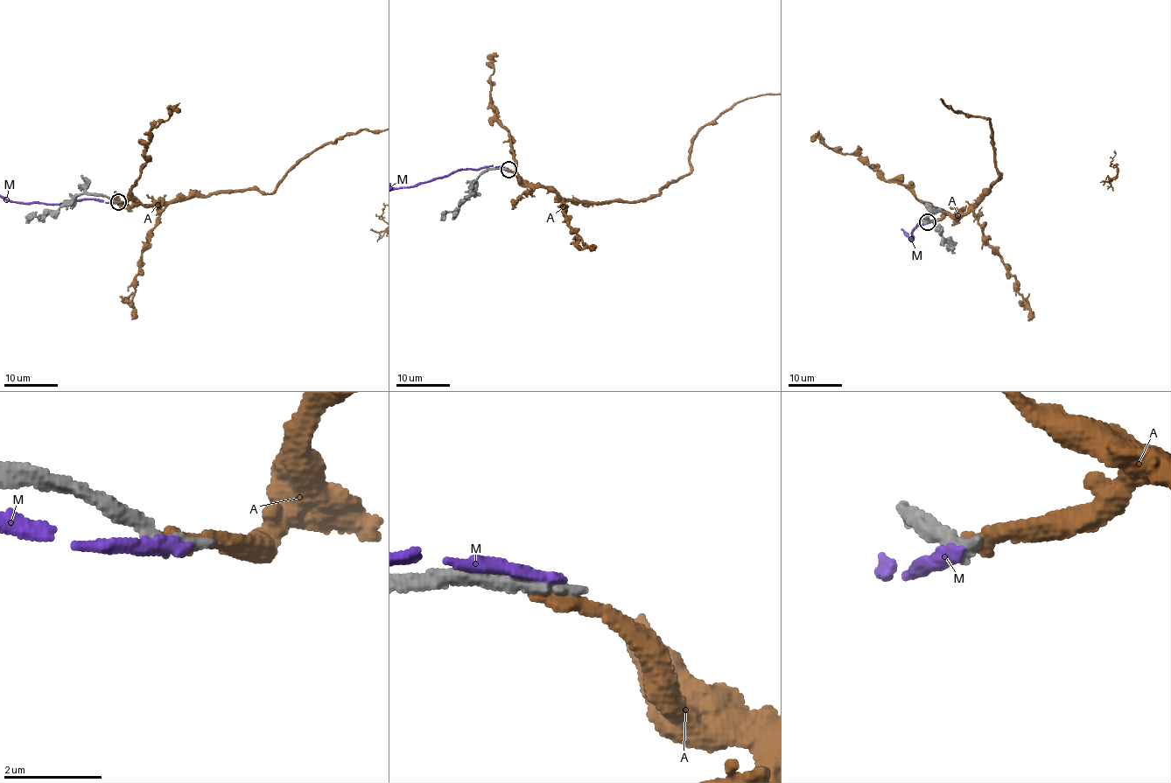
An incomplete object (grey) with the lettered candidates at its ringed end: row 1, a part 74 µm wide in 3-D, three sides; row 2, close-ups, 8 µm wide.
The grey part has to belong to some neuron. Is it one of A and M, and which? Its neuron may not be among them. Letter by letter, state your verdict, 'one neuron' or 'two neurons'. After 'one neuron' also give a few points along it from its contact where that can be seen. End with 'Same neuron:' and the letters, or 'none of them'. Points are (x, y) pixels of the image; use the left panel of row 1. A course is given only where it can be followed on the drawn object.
A: one neuron
M: two neurons
Same neuron: A

